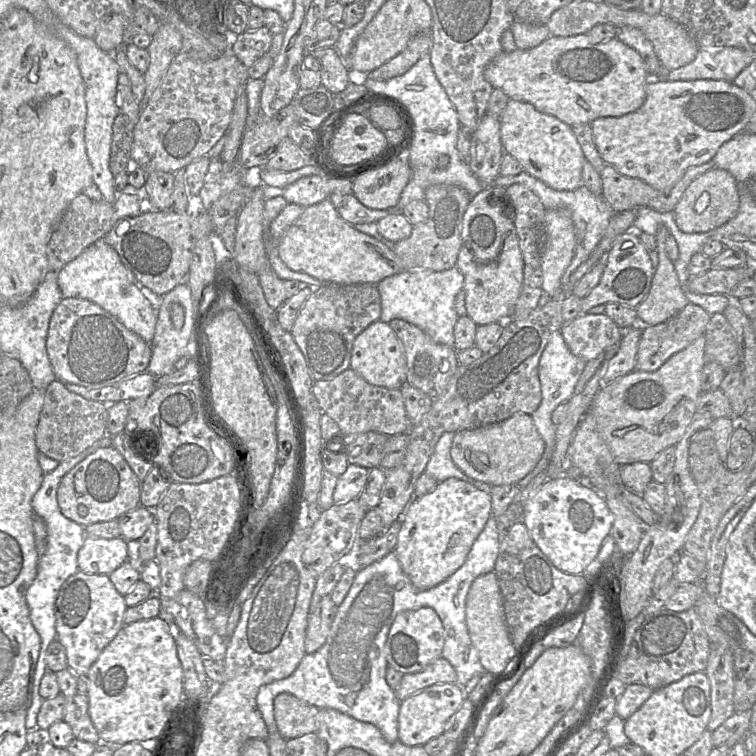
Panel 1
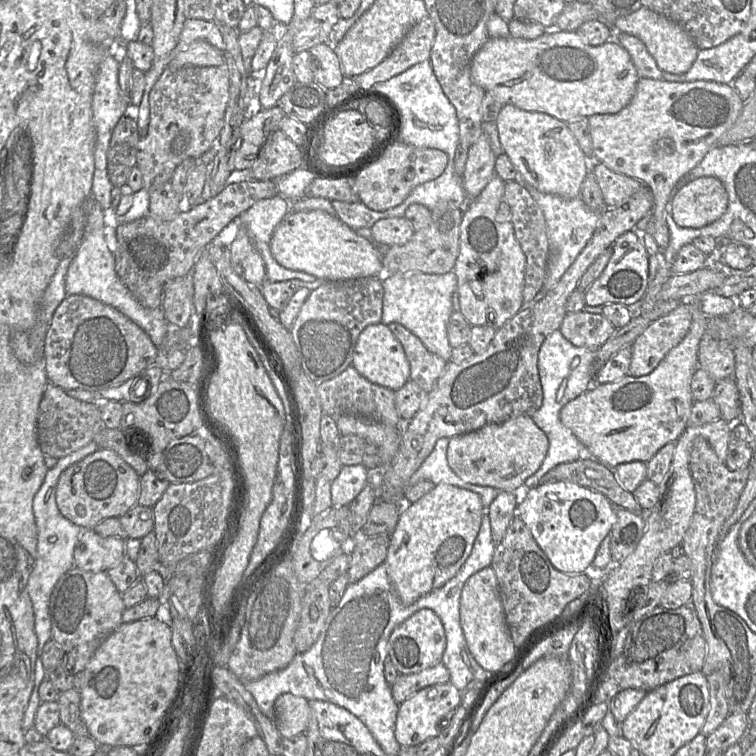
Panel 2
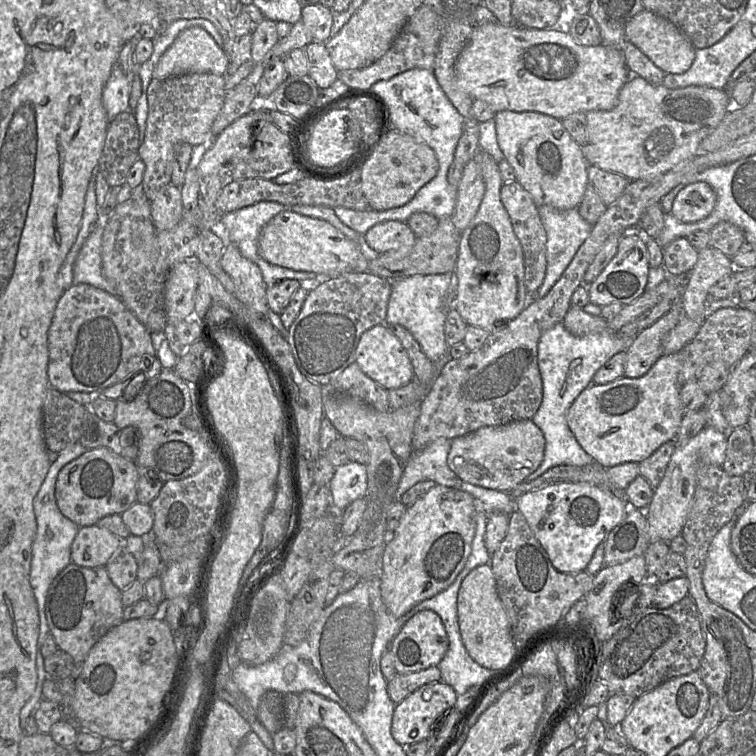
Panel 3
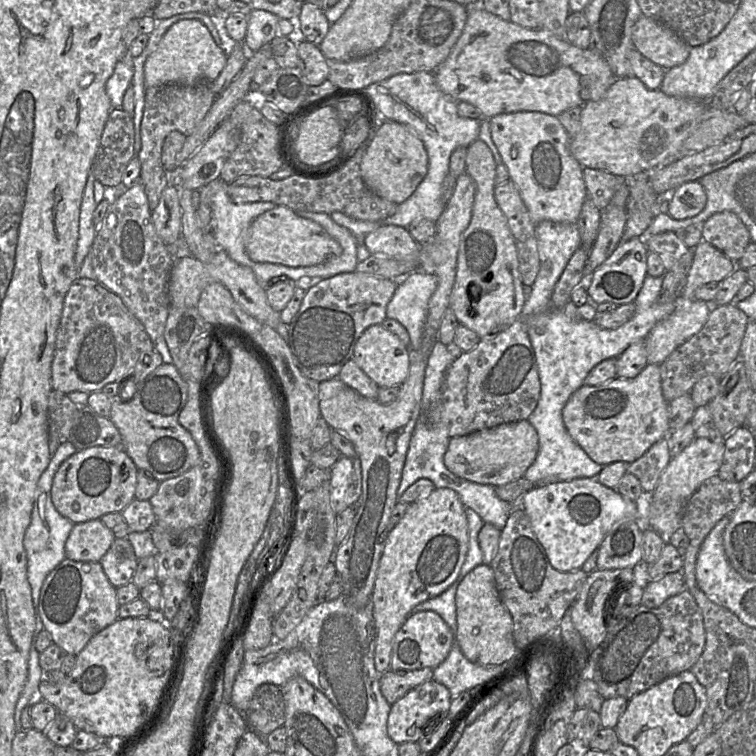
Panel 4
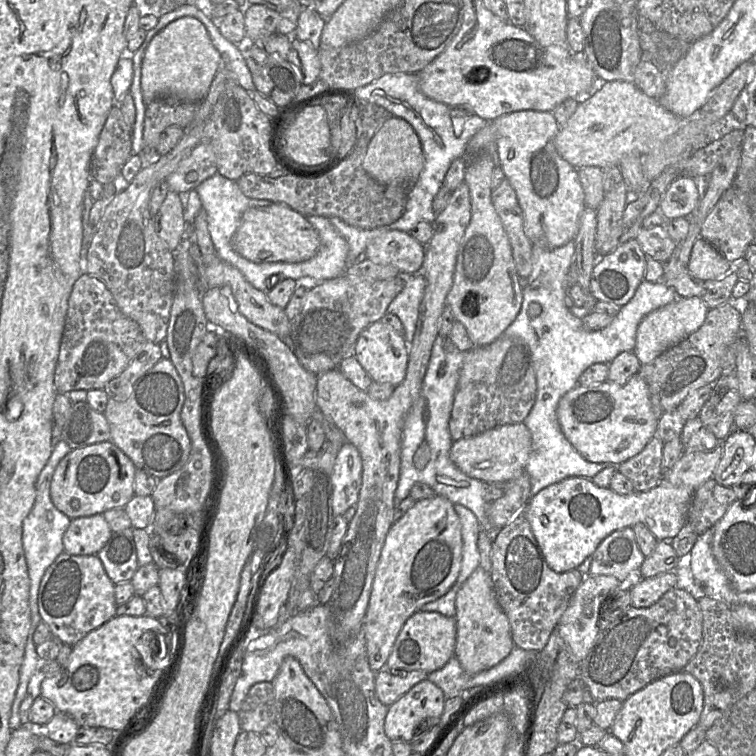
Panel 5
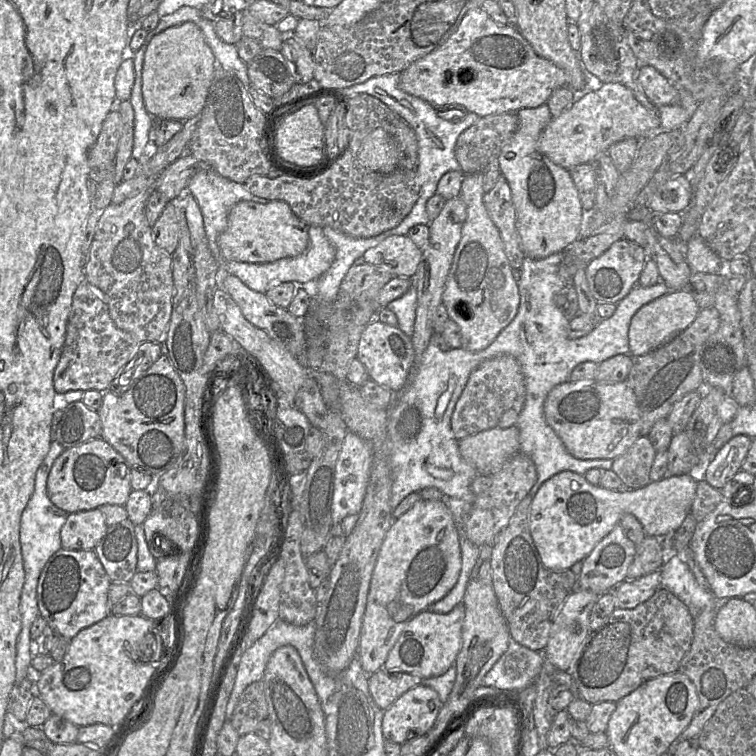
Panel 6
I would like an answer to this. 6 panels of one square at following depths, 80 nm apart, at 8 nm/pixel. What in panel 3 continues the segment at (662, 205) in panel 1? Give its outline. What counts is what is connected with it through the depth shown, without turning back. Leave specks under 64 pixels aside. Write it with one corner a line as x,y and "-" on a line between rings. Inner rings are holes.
589,165
587,171
588,183
595,188
607,208
620,197
629,183
624,176
593,165

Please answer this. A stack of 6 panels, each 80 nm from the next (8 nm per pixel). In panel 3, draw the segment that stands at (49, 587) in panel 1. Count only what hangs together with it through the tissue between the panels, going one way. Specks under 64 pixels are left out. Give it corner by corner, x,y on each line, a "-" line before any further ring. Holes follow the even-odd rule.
79,442
69,445
66,447
64,450
62,450
60,453
58,453
57,458
51,458
48,456
48,460
51,463
50,467
48,469
48,472
45,476
45,479
40,486
39,491
37,492
34,501
33,501
33,509
34,509
34,514
36,518
36,523
37,523
37,529
36,529
36,535
32,544
32,560
31,560
31,565
30,565
30,585
33,589
33,593
37,602
37,608
38,608
38,614
39,614
39,620
40,620
40,625
39,625
39,637
37,641
37,646
36,646
36,666
37,666
37,684
36,688
34,690
33,695
30,697
30,699
26,702
24,707
22,708
20,712
20,726
21,729
23,730
23,736
24,736
24,728
26,727
27,720
28,718
33,715
34,716
34,711
36,706
39,704
39,702
43,699
42,697
42,686
43,682
45,681
45,666
44,666
44,657
42,655
42,645
47,637
48,634
52,634
48,625
47,621
47,616
45,612
45,604
46,604
46,598
47,598
47,593
49,590
49,587
55,577
71,562
71,544
78,532
79,527
66,518
59,510
57,503
56,503
56,498
55,498
55,485
56,485
56,480
59,471
62,469
64,465
69,463
70,461
78,458
80,455
82,455
84,452
86,452
87,449
82,446

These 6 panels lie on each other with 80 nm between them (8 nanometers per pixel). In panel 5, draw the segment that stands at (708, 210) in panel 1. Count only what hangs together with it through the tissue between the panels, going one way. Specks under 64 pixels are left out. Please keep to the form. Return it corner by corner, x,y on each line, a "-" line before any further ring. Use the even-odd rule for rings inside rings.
680,175
667,188
660,202
659,211
669,219
688,217
696,209
699,200
696,180

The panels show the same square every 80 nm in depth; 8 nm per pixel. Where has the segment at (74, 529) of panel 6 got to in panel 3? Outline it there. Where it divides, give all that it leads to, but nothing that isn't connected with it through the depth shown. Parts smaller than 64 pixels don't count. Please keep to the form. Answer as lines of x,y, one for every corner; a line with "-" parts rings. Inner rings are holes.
97,524
79,527
71,544
71,562
87,568
105,567
122,546
124,540

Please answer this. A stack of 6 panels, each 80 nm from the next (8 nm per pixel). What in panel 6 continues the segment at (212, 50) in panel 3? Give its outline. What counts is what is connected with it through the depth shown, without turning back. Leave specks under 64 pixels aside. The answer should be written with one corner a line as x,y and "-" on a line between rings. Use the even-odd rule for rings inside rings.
193,22
169,27
155,35
145,52
142,96
147,112
155,119
185,121
201,113
215,71
215,56
201,29

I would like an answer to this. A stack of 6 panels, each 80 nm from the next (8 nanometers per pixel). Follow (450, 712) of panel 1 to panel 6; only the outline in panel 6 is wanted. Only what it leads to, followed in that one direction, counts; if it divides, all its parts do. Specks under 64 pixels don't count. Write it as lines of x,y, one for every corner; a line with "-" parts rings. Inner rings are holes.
423,684
402,694
382,719
382,734
386,741
404,744
426,735
442,708
438,693

